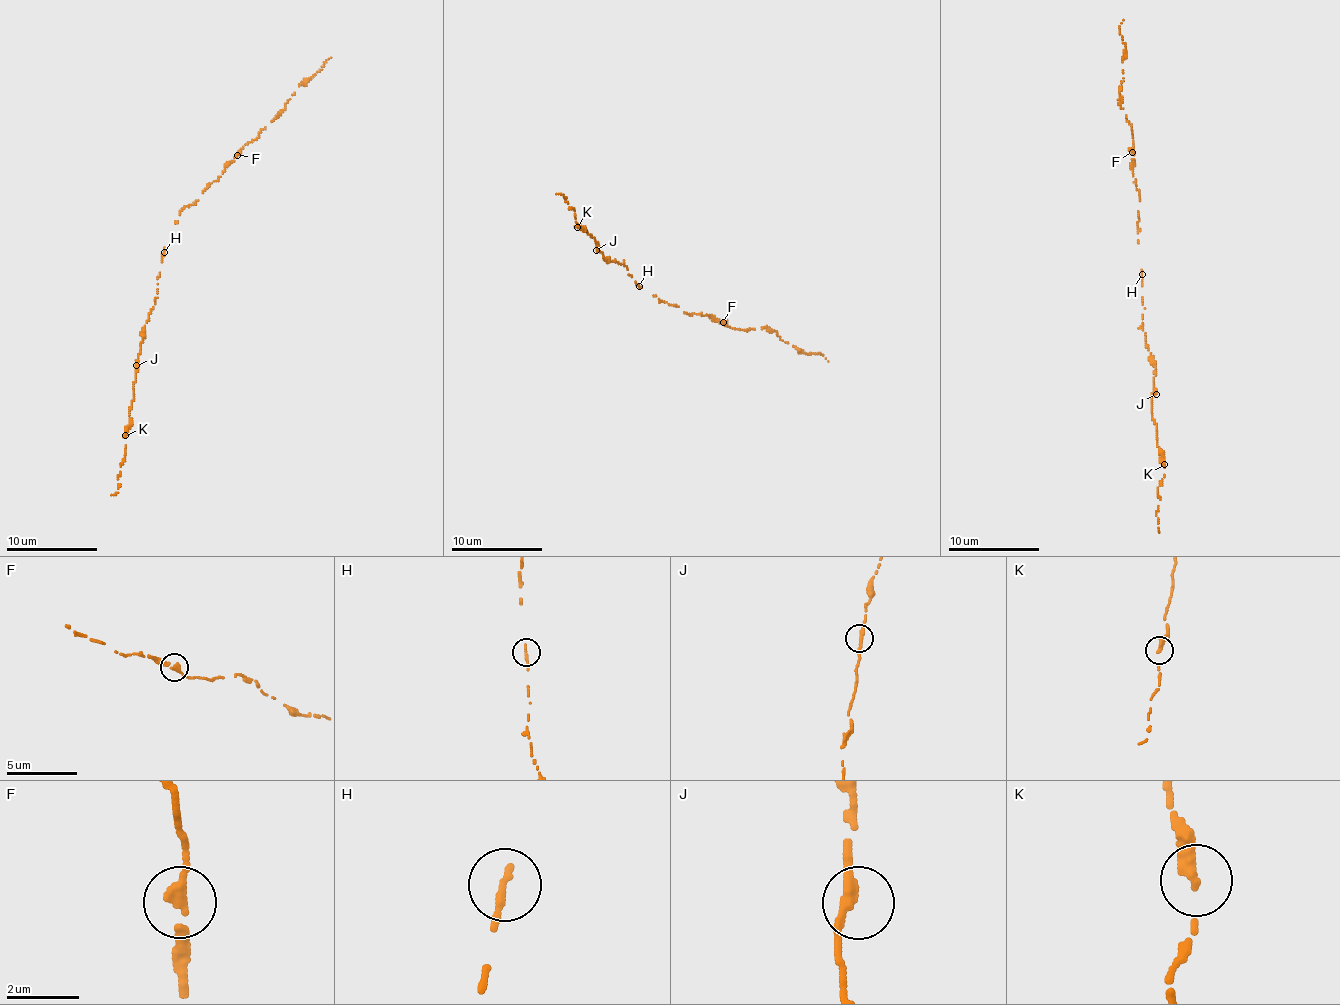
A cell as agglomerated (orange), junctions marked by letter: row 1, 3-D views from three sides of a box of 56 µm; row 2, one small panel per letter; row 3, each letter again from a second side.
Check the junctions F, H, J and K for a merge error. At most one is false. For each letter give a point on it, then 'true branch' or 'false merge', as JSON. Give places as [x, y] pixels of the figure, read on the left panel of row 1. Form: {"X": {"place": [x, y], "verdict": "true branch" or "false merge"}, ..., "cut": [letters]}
{"F": {"place": [237, 155], "verdict": "true branch"}, "H": {"place": [164, 252], "verdict": "true branch"}, "J": {"place": [136, 365], "verdict": "true branch"}, "K": {"place": [125, 435], "verdict": "true branch"}, "cut": []}

